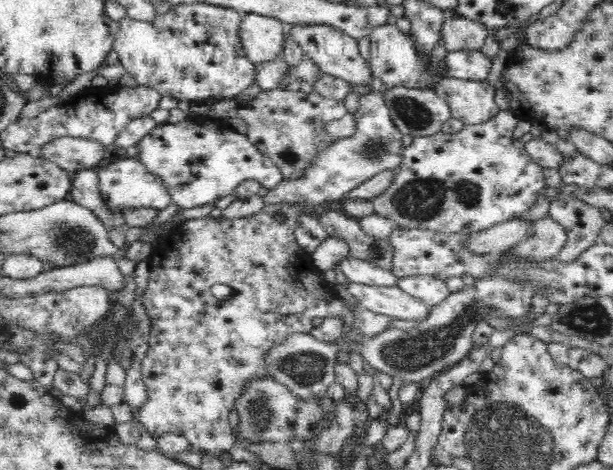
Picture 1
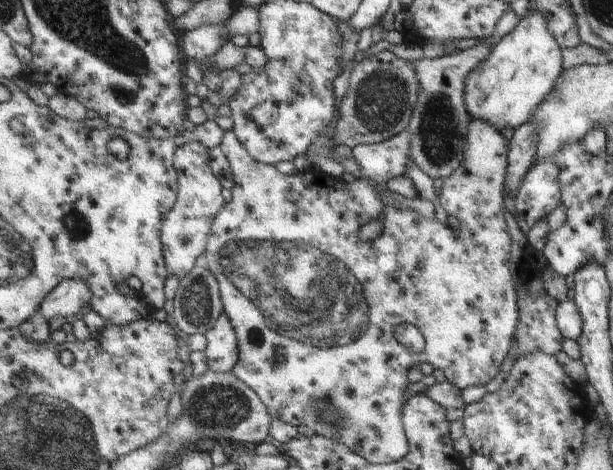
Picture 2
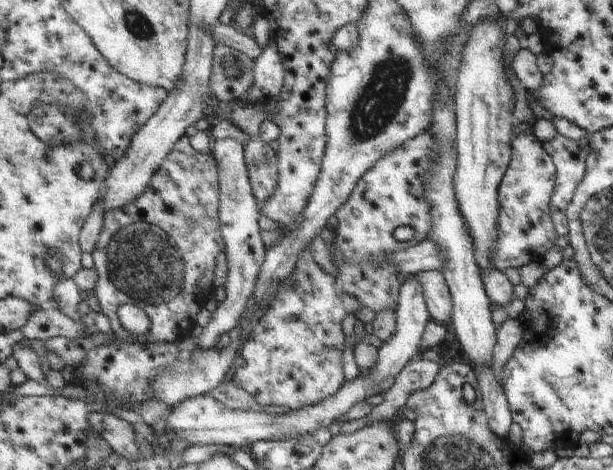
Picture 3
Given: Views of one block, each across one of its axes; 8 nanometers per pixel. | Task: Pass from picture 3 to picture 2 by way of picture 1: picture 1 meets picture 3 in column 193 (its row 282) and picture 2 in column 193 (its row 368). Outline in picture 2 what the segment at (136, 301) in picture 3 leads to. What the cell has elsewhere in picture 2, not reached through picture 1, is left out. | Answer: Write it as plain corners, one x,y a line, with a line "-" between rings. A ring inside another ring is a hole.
199,141
181,145
176,152
175,166
178,172
180,190
176,205
165,217
162,233
164,256
168,266
168,276
183,278
192,272
203,259
213,222
225,206
223,184
211,166
210,149

